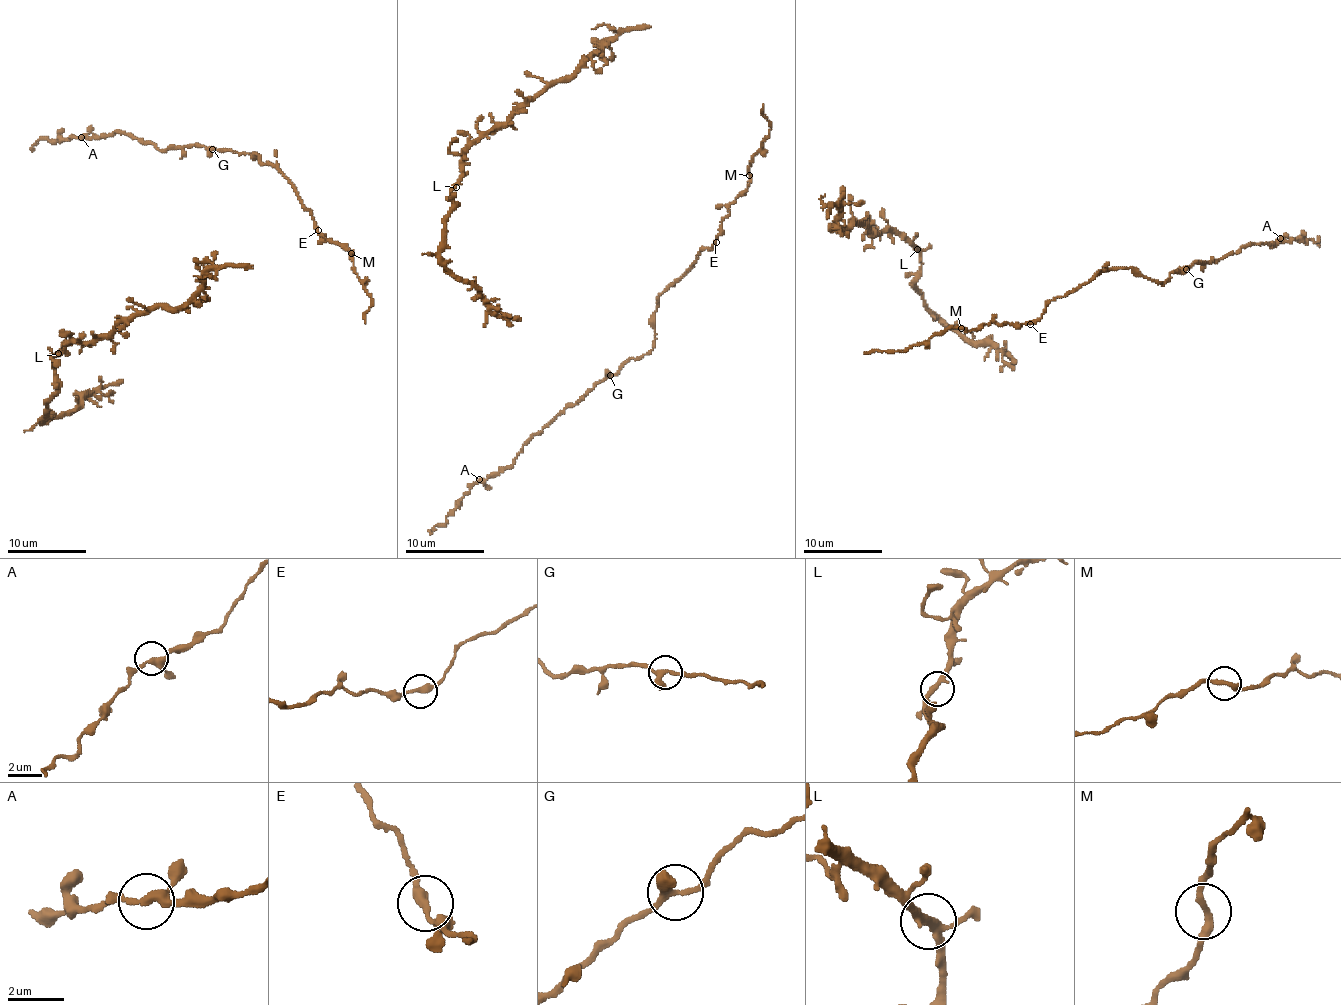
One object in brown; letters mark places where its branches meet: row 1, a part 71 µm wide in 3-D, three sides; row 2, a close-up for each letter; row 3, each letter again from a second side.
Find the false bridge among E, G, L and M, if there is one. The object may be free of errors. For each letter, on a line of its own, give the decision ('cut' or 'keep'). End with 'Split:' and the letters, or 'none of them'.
E: keep
G: keep
L: keep
M: keep
Split: none of them

